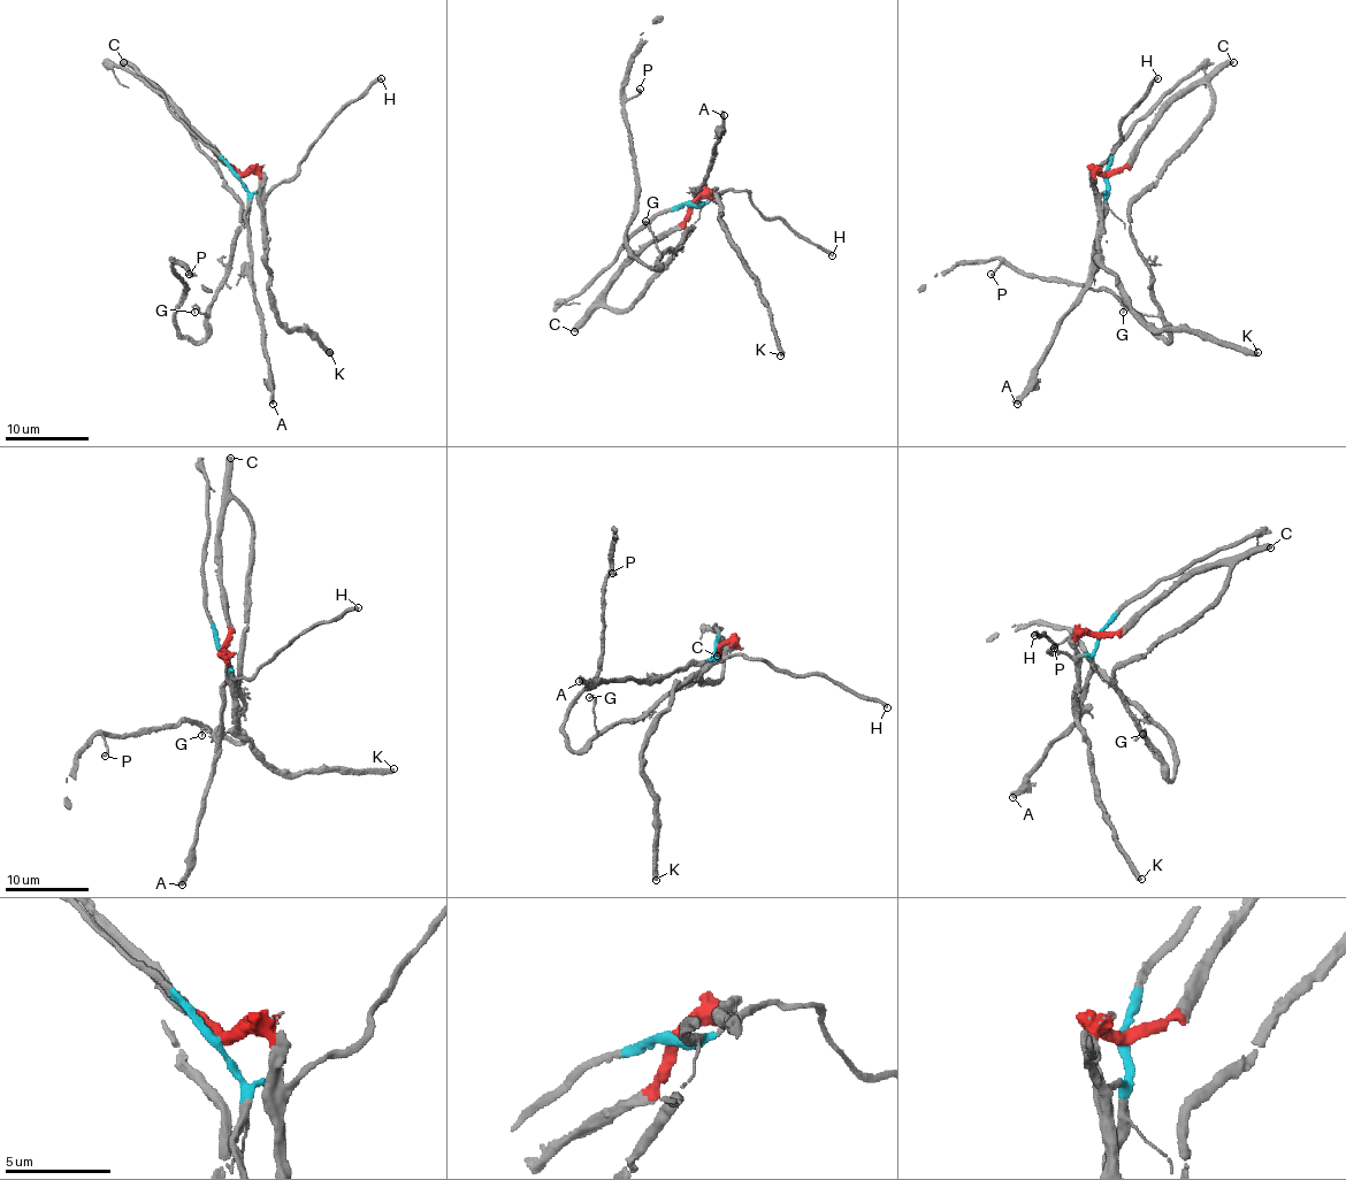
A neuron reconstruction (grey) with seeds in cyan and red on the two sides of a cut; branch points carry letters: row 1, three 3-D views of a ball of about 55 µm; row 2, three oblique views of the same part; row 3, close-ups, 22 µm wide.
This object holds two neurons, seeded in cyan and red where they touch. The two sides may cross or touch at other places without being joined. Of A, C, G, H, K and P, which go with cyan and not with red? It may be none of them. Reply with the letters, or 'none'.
A, H

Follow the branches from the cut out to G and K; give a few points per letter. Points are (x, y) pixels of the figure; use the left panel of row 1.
G: (239, 175), (154, 83), (242, 204), (242, 231), (224, 270), (224, 283), (208, 316), (198, 308), (193, 312)
K: (239, 175), (257, 173), (260, 176), (268, 296), (277, 319), (288, 329), (304, 329), (329, 352)

